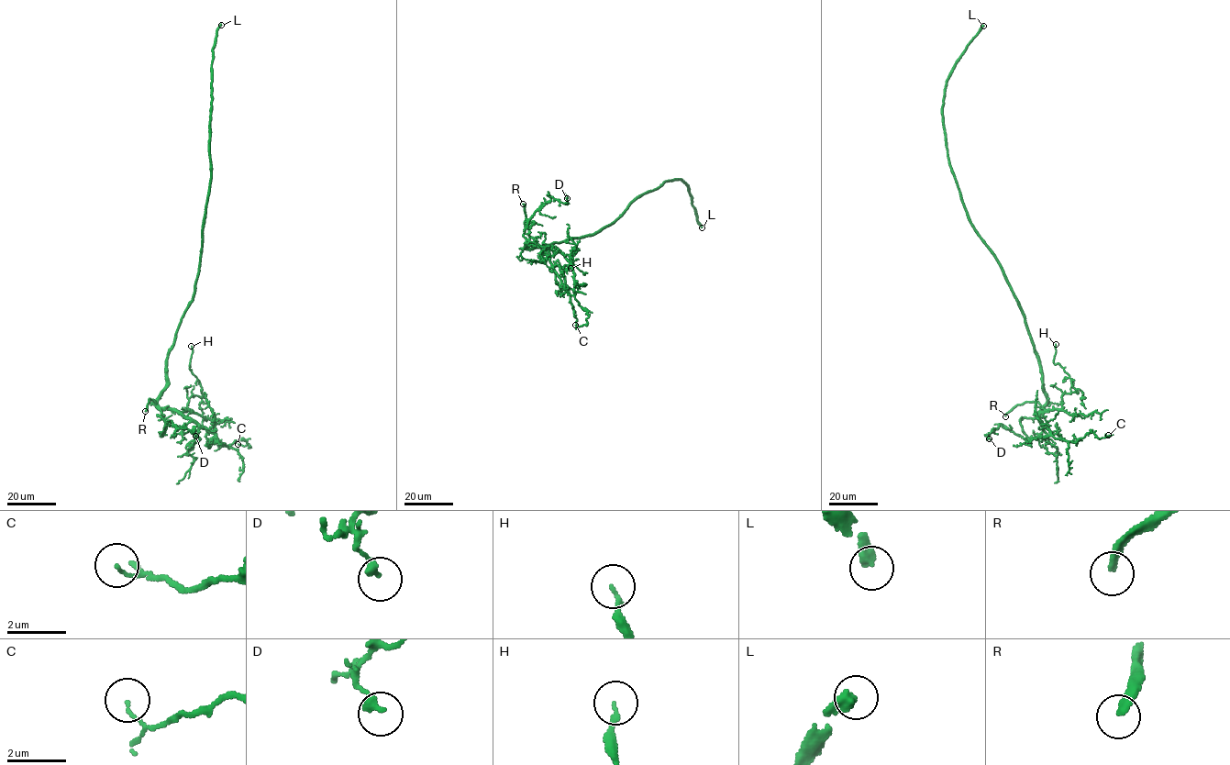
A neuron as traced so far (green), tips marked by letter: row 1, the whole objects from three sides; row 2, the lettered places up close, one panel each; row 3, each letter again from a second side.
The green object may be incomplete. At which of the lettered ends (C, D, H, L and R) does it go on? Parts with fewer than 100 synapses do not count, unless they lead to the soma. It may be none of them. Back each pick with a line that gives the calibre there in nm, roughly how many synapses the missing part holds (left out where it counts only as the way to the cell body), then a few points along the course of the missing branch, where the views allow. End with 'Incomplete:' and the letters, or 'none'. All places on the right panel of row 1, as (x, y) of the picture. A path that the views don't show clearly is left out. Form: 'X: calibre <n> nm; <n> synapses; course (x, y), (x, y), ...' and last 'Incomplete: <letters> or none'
L: calibre 400 nm; 500 synapses
R: calibre 280 nm; course (1005, 416), (996, 422), (983, 418), (964, 436), (962, 432)
Incomplete: L, R

